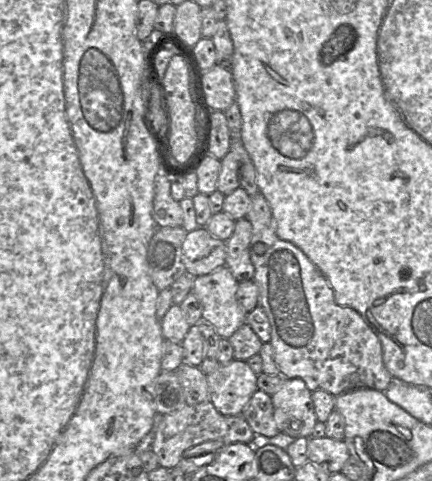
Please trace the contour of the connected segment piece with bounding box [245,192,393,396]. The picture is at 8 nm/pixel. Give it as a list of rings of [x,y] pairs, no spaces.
[[[261,192],[251,196],[251,208],[245,218],[252,226],[250,259],[255,268],[252,280],[258,286],[258,305],[270,322],[269,342],[281,376],[300,378],[311,392],[324,390],[333,396],[362,388],[386,391],[393,377],[384,365],[379,338],[356,310],[337,304],[329,282],[307,255],[293,243],[278,237],[271,208]]]

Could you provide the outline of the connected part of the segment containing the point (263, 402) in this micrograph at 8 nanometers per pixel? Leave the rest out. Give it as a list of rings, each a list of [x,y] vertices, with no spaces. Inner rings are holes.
[[[262,390],[255,391],[241,415],[256,437],[271,438],[280,433],[274,420],[272,398]]]

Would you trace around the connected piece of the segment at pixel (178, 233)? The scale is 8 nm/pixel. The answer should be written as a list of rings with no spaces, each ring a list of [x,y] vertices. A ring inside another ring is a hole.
[[[157,227],[147,249],[149,275],[159,291],[186,274],[182,261],[182,244],[187,231],[182,227]]]

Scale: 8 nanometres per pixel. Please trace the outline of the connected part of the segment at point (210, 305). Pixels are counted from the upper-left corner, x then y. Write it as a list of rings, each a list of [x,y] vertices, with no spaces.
[[[226,266],[192,278],[192,293],[202,304],[202,320],[210,323],[221,338],[230,338],[246,323],[247,312],[236,299],[239,282]]]

